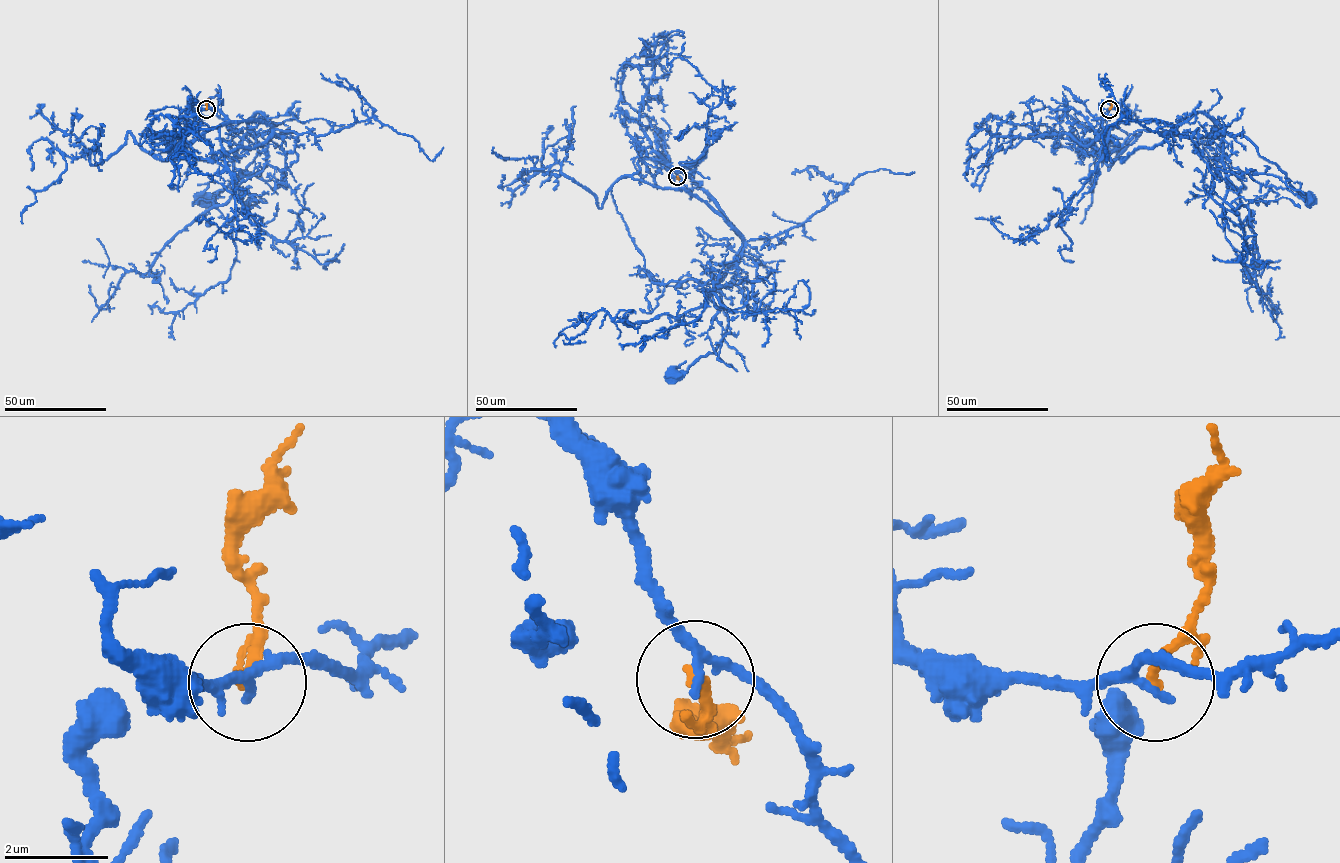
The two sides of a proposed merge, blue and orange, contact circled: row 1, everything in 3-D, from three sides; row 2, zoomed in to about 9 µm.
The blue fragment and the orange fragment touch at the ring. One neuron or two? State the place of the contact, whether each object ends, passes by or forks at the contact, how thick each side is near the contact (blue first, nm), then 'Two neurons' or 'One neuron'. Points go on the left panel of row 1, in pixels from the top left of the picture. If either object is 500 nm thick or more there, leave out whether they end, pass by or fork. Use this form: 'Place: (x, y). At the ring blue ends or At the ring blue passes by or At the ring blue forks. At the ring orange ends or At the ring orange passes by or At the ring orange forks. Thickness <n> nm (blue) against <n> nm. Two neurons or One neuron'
Place: (206, 109). At the ring blue passes by. At the ring orange ends. Thickness 160 nm (blue) against 200 nm. Two neurons

